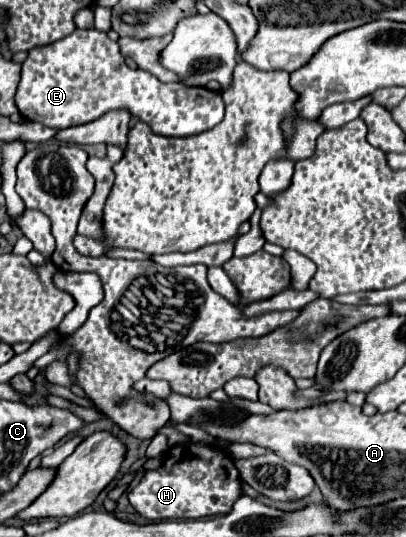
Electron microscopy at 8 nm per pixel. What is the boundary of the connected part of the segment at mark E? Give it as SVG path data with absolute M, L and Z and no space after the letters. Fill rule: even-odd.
M76 28L70 36L66 36L66 38L62 38L62 40L56 40L56 42L52 42L52 44L42 46L42 48L32 48L32 50L28 50L28 58L26 58L24 64L22 64L22 80L20 80L18 90L16 90L16 106L18 106L20 114L24 116L24 120L40 122L40 124L44 124L44 126L48 126L48 128L56 128L56 130L70 128L70 126L76 126L76 124L88 124L88 122L92 122L92 120L98 120L100 116L104 116L104 114L110 112L110 110L128 110L128 112L130 112L132 116L136 116L140 122L146 122L146 124L152 128L154 134L168 136L168 138L176 138L176 136L194 136L194 134L206 132L206 130L214 128L216 124L220 124L222 118L224 118L224 102L222 102L220 92L212 92L212 90L208 90L208 88L184 88L182 84L176 84L176 82L164 84L164 82L160 82L156 76L152 76L152 74L146 72L146 70L140 70L140 68L132 70L132 68L124 62L124 56L120 54L118 44L116 44L114 40L110 40L110 38L106 36L106 32L100 32L100 30L96 30L96 28L92 28L92 30L80 30L80 28Z

